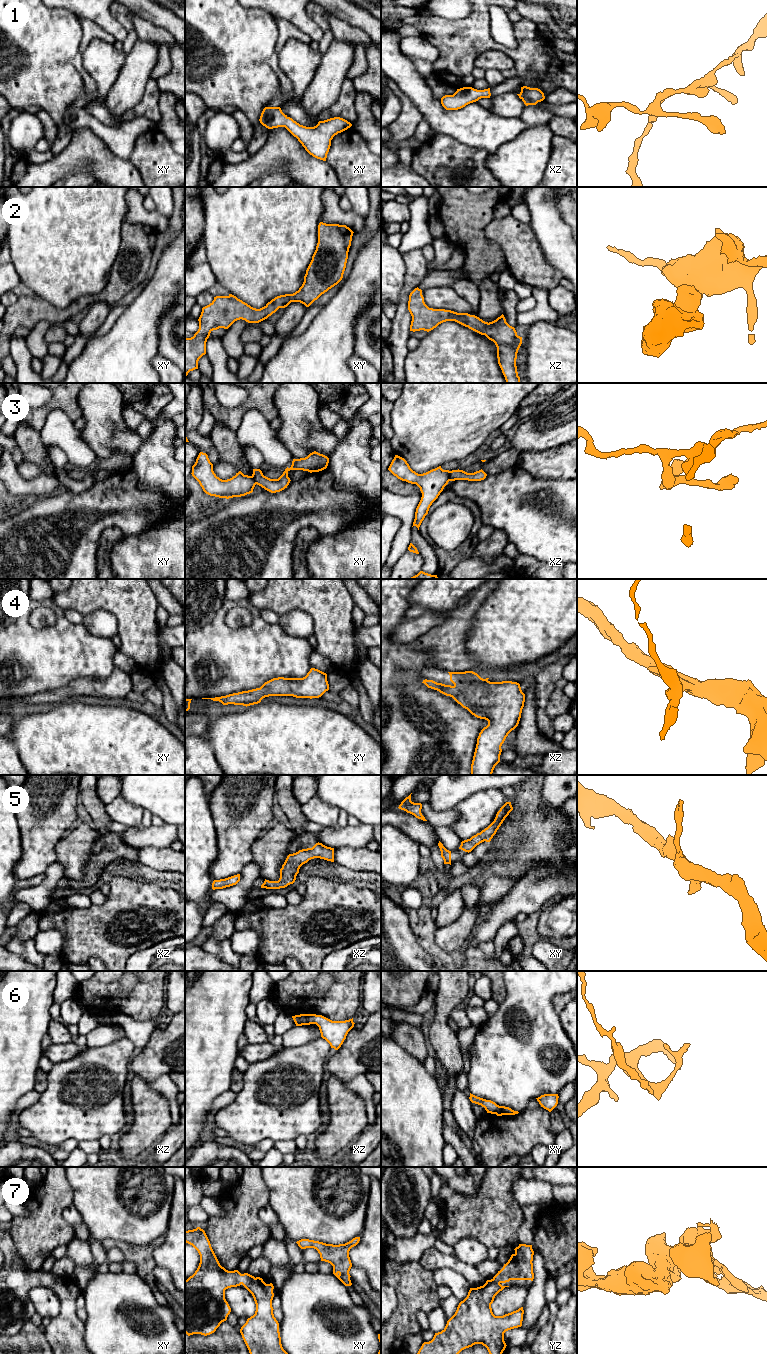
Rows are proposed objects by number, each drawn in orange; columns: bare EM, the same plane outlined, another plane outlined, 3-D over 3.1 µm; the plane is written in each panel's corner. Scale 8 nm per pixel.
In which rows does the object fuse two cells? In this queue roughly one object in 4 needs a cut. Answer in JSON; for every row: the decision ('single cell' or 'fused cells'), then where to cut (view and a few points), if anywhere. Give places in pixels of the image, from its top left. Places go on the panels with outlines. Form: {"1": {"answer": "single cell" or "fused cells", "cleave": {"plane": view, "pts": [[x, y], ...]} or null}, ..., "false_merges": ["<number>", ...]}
{"1": {"answer": "single cell", "cleave": null}, "2": {"answer": "single cell", "cleave": null}, "3": {"answer": "fused cells", "cleave": {"plane": "xz", "pts": [[451, 471], [449, 480]]}}, "4": {"answer": "single cell", "cleave": null}, "5": {"answer": "single cell", "cleave": null}, "6": {"answer": "fused cells", "cleave": {"plane": "xz", "pts": [[316, 1015], [311, 1019], [312, 1023]]}}, "7": {"answer": "single cell", "cleave": null}, "false_merges": ["3", "6"]}

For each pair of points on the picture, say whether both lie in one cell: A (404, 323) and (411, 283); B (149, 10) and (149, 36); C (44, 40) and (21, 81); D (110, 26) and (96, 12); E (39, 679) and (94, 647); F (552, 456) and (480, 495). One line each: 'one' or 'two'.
A: one
B: two
C: one
D: one
E: one
F: two

